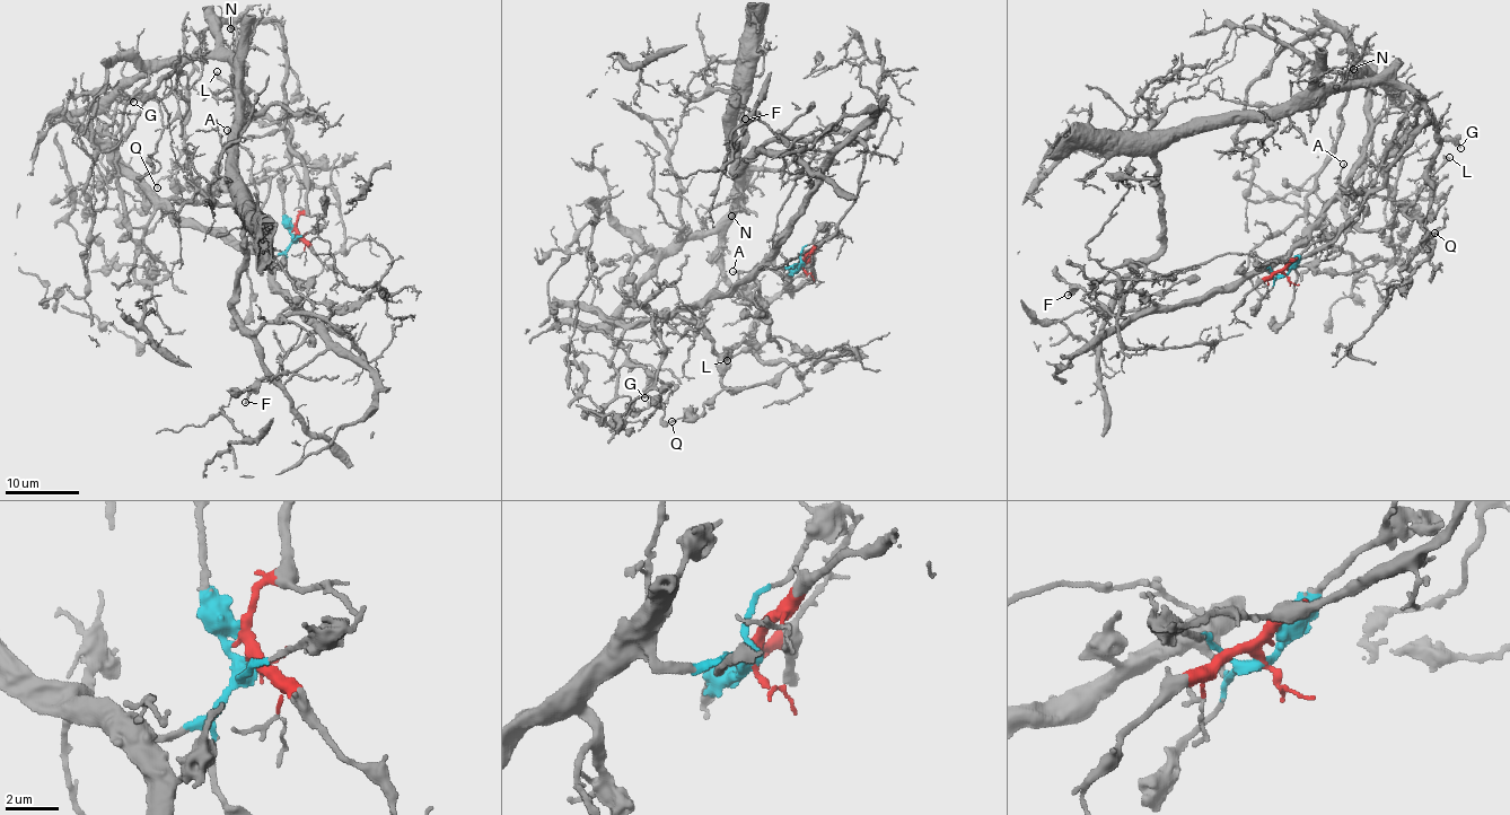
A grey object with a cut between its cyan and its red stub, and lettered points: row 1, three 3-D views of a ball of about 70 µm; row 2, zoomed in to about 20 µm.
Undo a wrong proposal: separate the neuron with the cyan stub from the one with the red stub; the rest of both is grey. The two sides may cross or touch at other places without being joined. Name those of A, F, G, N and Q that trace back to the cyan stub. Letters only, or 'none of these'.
F, G, Q

